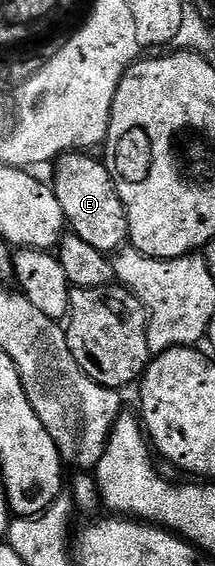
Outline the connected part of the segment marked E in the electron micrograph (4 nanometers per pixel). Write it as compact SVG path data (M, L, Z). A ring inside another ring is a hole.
M67 153L58 156L53 167L56 201L60 201L60 209L64 209L66 225L72 234L107 253L127 246L130 238L128 217L105 162L101 158L93 159L90 153Z

